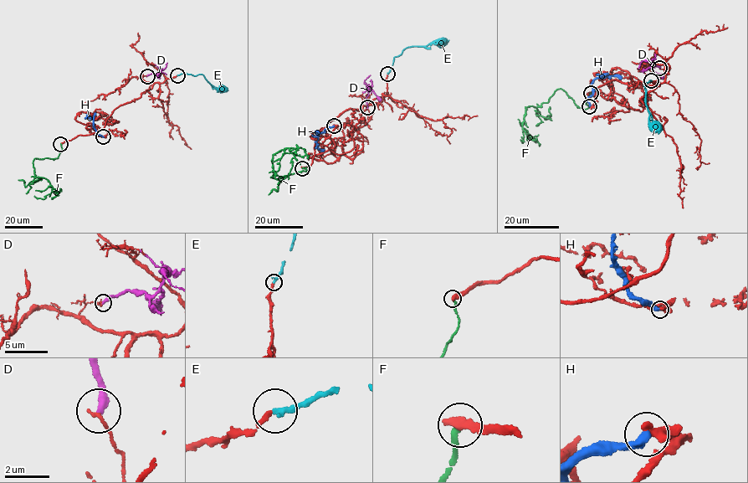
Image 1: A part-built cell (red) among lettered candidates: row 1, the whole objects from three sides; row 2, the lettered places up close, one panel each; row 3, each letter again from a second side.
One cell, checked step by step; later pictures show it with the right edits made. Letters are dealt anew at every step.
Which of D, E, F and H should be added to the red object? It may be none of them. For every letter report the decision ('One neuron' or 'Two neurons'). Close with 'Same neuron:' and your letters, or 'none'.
D: Two neurons
E: One neuron
F: Two neurons
H: Two neurons
Same neuron: E

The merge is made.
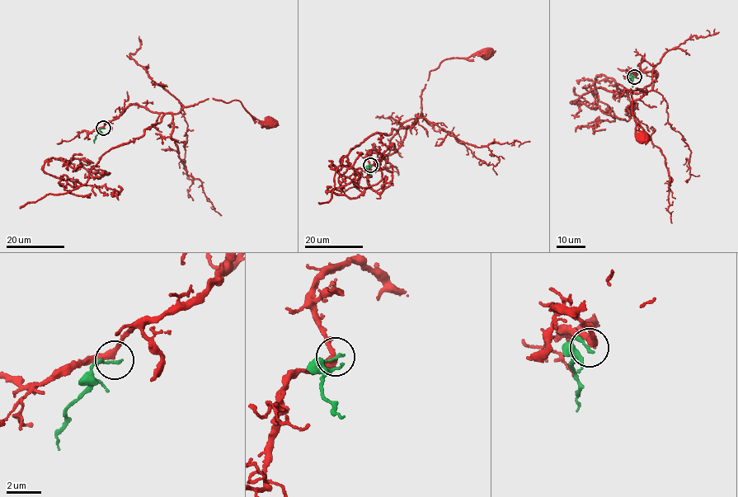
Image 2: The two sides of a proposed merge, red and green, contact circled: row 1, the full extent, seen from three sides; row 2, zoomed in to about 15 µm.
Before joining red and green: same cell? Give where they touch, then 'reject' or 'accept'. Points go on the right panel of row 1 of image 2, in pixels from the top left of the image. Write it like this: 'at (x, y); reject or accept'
at (634, 77); reject

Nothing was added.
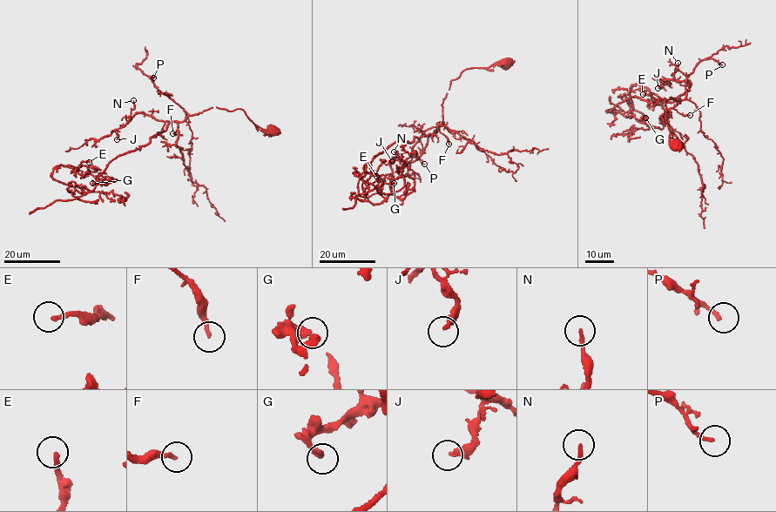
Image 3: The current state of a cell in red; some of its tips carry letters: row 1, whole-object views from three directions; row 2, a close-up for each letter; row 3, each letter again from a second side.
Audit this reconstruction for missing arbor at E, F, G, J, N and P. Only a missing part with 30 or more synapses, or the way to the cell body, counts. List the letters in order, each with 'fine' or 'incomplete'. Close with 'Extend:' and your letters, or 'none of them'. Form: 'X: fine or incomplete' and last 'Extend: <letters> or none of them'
E: incomplete
F: fine
G: fine
J: fine
N: fine
P: fine
Extend: E

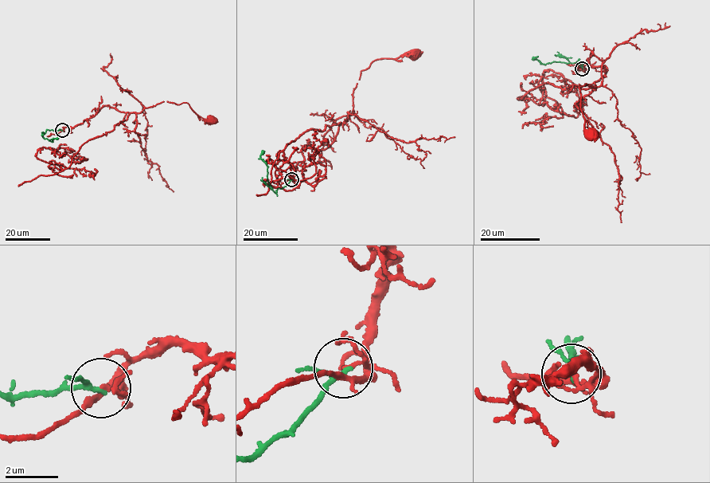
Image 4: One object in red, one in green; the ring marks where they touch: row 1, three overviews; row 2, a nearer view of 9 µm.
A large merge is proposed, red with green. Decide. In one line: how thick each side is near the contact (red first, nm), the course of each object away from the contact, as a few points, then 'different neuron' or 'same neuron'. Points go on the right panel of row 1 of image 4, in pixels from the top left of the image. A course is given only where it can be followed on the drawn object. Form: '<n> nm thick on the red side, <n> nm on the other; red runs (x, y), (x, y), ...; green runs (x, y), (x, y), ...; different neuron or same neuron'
110 nm thick on the red side, 140 nm on the other; red runs (582, 68), (578, 64), (606, 68), (594, 89), (586, 84), (579, 88), (585, 130), (592, 135); green runs (582, 69), (579, 60), (544, 64), (534, 57), (538, 56); different neuron

